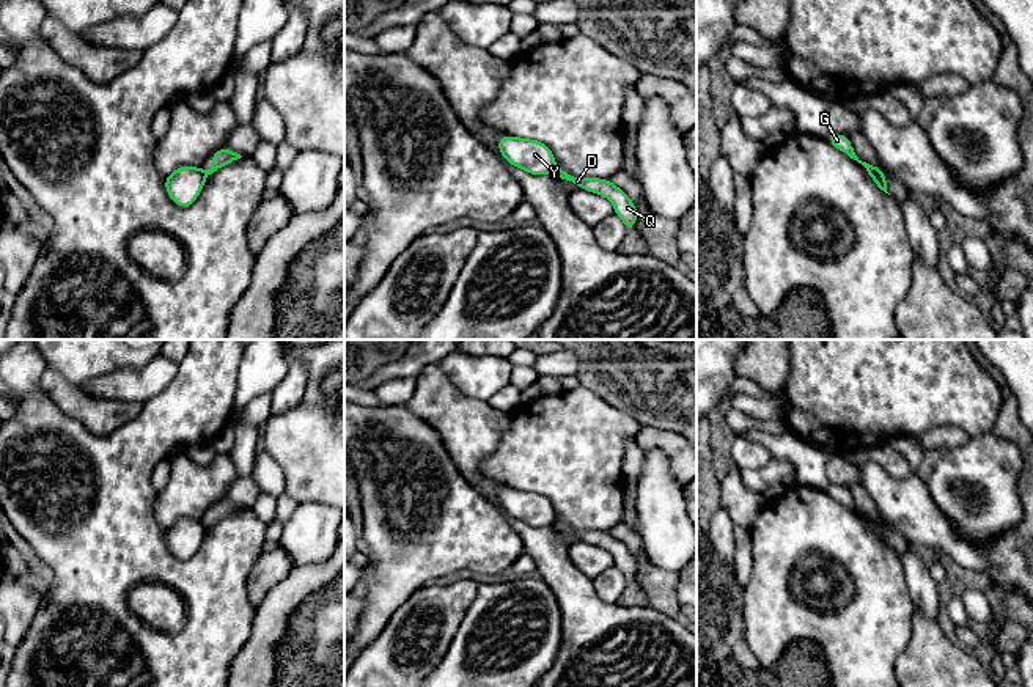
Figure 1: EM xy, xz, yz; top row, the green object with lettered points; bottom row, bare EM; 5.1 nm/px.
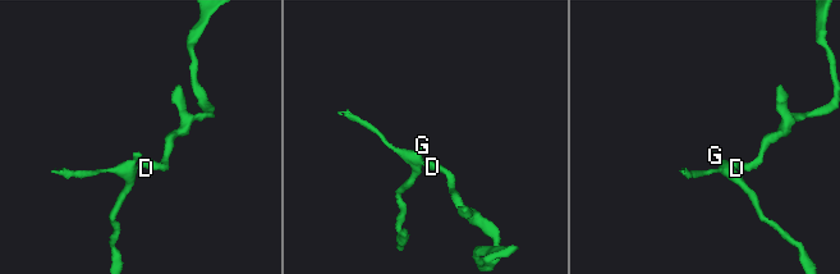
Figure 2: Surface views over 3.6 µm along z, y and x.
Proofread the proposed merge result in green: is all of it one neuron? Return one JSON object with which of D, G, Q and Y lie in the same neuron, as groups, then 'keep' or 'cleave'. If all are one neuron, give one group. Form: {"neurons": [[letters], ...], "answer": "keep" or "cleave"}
{"neurons": [["D", "Q"], ["G", "Y"]], "answer": "cleave"}

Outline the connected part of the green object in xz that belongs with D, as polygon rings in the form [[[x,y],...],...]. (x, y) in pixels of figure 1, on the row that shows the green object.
[[[558,167],[555,170],[555,176],[558,181],[568,181],[575,184],[579,189],[605,197],[607,200],[612,201],[615,214],[624,222],[626,230],[627,231],[635,230],[638,215],[637,208],[632,203],[632,200],[624,193],[624,190],[616,187],[610,179],[577,178]]]

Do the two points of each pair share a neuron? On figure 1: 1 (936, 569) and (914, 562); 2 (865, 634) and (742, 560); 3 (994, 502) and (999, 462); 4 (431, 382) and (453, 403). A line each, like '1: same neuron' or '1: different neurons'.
1: different neurons
2: different neurons
3: same neuron
4: same neuron

